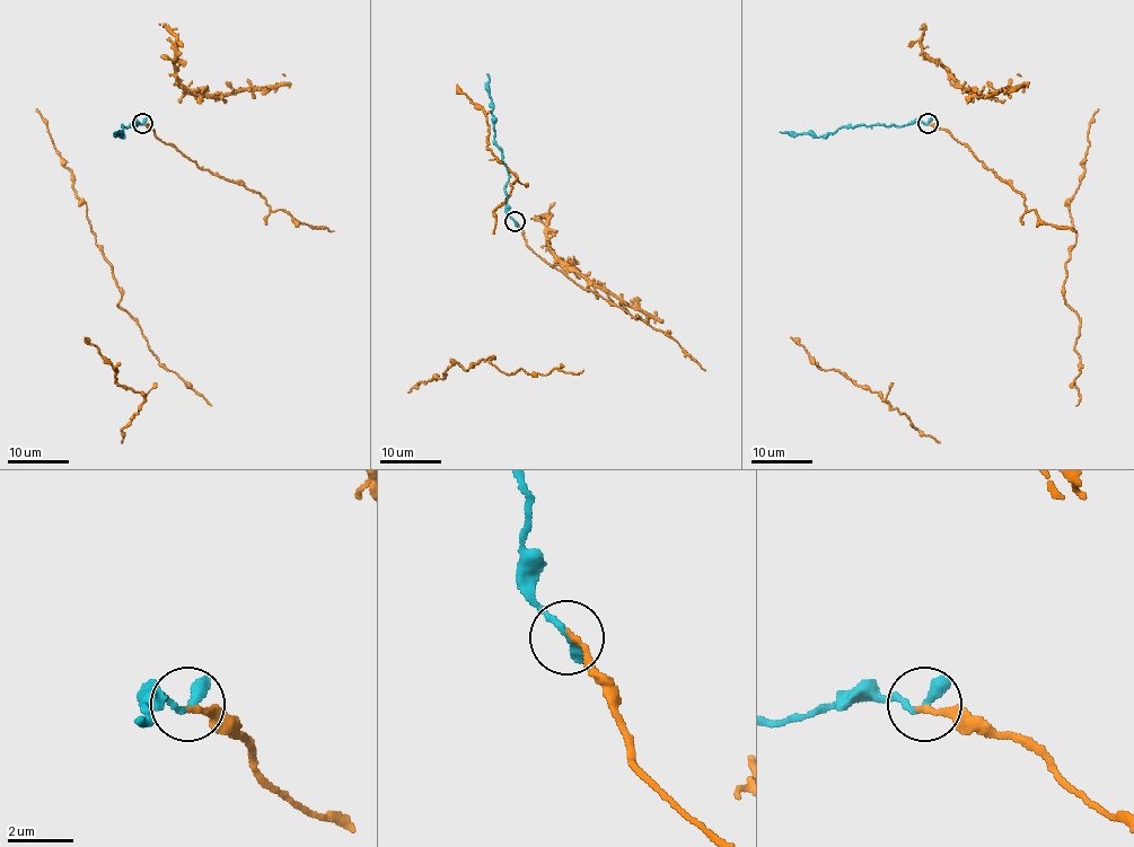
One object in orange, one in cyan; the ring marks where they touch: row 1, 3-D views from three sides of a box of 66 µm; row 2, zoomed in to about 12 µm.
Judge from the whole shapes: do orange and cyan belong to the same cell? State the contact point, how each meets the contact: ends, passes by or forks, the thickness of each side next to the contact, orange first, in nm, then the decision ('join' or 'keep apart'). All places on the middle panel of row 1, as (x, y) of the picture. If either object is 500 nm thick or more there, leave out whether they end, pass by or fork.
place (515, 221); orange ends; cyan ends; calibres 170 and 400 nm; join

